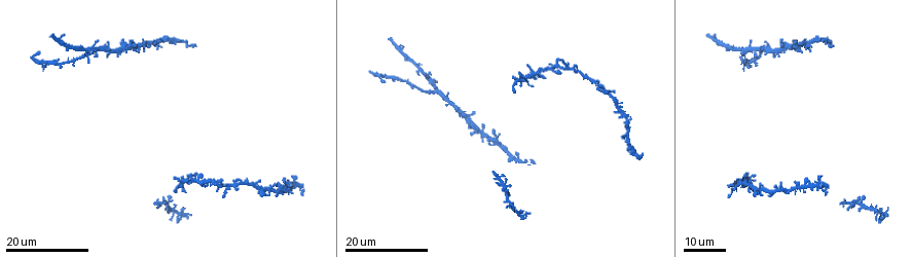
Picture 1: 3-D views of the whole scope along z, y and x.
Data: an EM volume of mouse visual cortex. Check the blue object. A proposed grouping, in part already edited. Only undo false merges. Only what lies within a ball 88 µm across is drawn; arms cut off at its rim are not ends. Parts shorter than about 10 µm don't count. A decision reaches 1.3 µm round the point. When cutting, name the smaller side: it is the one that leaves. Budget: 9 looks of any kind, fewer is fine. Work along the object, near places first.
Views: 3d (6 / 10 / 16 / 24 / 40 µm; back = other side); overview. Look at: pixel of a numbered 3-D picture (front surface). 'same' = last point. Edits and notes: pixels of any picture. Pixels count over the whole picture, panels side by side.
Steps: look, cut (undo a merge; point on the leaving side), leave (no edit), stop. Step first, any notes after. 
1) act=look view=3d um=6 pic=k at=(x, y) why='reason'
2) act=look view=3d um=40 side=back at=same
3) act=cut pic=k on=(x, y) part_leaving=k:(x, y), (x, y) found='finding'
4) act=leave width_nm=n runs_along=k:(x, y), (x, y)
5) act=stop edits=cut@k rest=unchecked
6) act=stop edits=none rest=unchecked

act=look view=3d um=16 pic=1 at=(759, 47) why='arms run side by side'

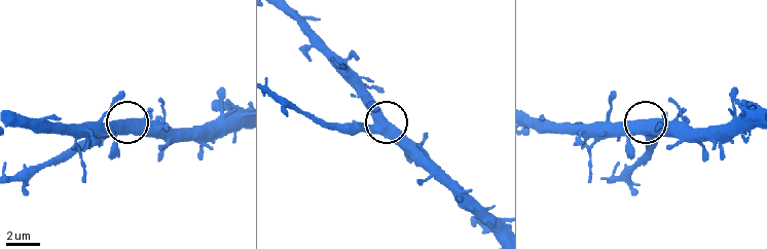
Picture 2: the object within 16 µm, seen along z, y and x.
act=look view=3d um=10 pic=2 at=(375, 120)

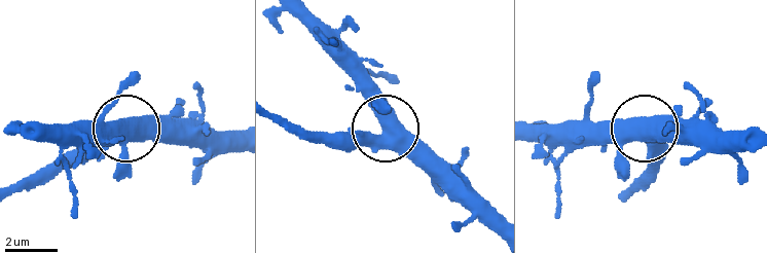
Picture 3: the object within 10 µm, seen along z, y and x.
act=leave arms=4 found='one neuron here'

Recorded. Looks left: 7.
act=look view=3d um=24 pic=1 at=(483, 135) why='four-way junction'

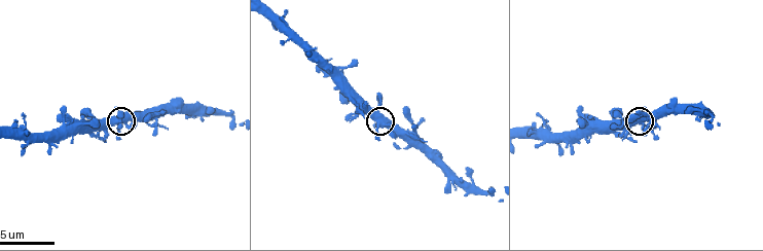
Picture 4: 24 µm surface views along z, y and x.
act=look view=3d um=6 pic=4 at=(643, 122)

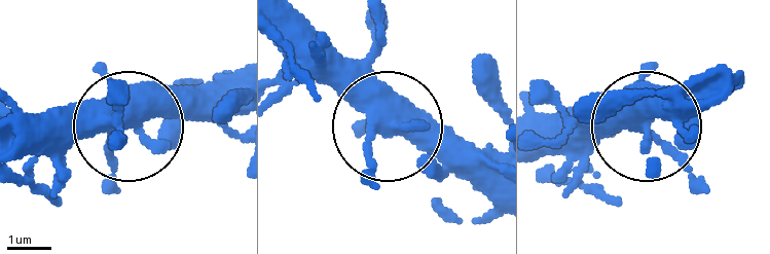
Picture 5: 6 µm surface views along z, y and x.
act=look view=3d um=6 side=back pic=5 at=(387, 125) why='from behind'

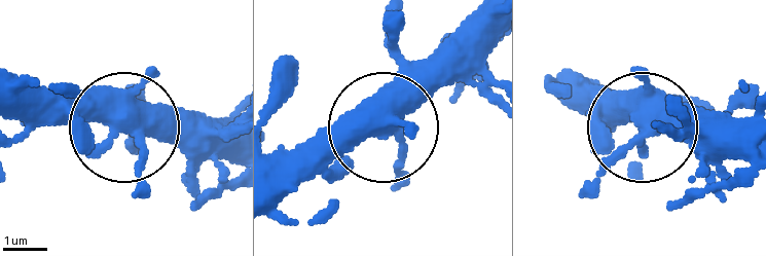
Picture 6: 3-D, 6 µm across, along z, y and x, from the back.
act=leave width_nm=410 found='continuous, no second neuron'

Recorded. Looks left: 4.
act=look view=3d um=6 pic=4 at=(308, 55)

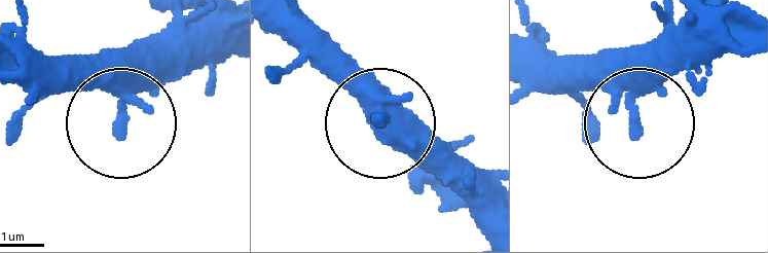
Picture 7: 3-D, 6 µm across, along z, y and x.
act=look view=3d um=6 side=back pic=7 at=(635, 130)

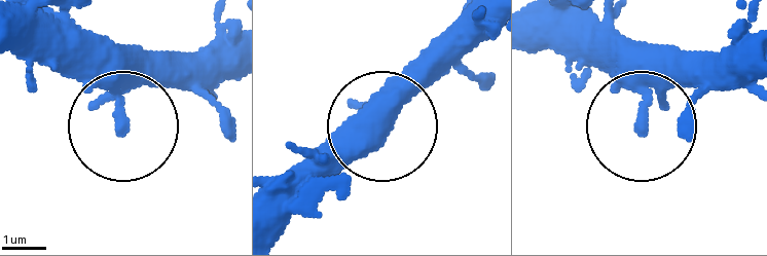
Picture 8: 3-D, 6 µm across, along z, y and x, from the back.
act=leave runs_along=8:(642, 130), (631, 88), (569, 26) found='continuous, no second neuron'

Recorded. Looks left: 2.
act=look view=3d um=16 pic=1 at=(156, 200) why='four arms meet'

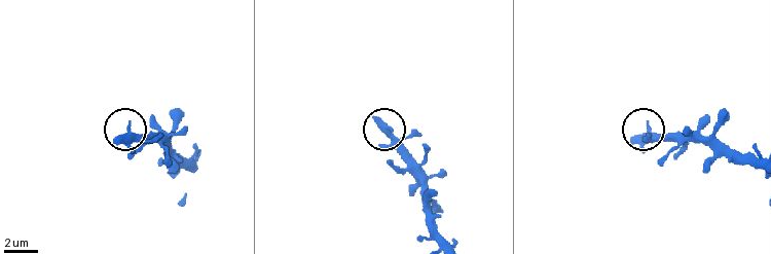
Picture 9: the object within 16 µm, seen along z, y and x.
act=look view=3d um=10 pic=9 at=(391, 136)

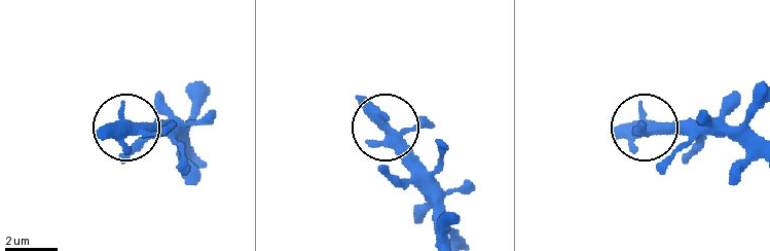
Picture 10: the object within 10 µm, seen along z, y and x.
act=leave width_nm=330 found='one neuron here'

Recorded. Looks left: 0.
act=stop edits=none rest=unchecked

